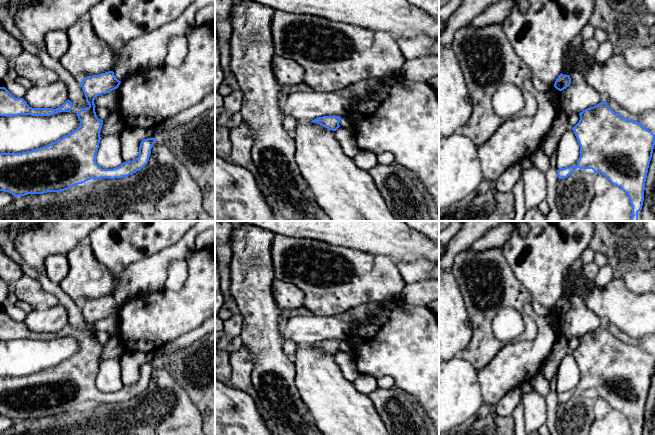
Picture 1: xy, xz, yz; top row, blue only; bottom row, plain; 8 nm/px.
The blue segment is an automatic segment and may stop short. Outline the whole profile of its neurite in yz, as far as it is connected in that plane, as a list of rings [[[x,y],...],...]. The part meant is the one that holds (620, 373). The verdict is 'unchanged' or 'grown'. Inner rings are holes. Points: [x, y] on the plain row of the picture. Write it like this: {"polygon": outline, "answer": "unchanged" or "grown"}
{"polygon": [[[606,325],[583,334],[579,339],[580,344],[572,354],[580,369],[580,381],[576,390],[557,394],[558,402],[567,402],[577,392],[592,393],[594,397],[603,398],[613,410],[620,411],[628,419],[632,435],[640,435],[655,359],[641,347],[615,337]]], "answer": "unchanged"}

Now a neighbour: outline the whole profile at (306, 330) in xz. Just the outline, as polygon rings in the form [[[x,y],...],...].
[[[294,316],[280,325],[283,340],[301,345],[312,345],[323,340],[348,341],[354,330],[353,319],[341,320],[334,316]]]

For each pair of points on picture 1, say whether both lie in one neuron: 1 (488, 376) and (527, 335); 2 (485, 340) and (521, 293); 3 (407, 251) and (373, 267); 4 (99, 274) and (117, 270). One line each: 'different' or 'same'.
1: different
2: same
3: different
4: different

